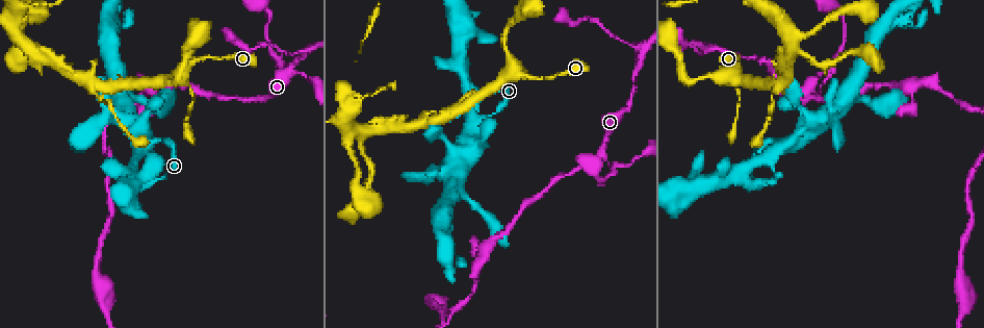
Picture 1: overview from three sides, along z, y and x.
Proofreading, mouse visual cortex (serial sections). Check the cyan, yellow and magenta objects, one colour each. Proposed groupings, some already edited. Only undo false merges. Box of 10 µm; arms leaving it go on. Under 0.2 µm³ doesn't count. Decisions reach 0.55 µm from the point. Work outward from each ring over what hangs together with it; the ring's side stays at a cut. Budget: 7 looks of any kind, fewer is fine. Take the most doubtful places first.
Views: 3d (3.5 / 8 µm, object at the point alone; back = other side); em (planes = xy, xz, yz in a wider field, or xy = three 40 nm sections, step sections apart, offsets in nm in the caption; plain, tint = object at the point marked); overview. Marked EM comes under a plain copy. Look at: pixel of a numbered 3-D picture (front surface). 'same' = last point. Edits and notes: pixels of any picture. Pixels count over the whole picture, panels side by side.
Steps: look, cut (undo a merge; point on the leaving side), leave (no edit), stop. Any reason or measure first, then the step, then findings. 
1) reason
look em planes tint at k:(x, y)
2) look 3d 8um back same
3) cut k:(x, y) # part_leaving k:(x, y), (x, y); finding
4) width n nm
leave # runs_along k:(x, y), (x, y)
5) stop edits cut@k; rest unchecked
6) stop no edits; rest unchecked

three arms meet
look 3d 3.5um at 1:(279, 67)

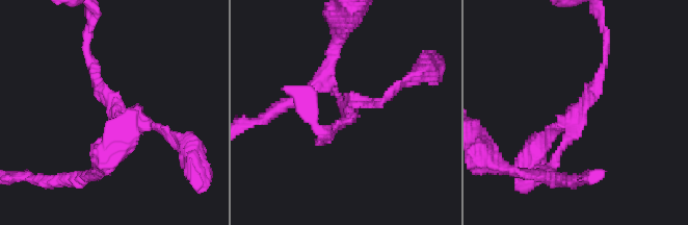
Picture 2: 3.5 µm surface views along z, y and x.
arms 3; arm_widths 150, 150, 150 nm; need the tissue
look em xy step 3 tint at 2:(577, 119)

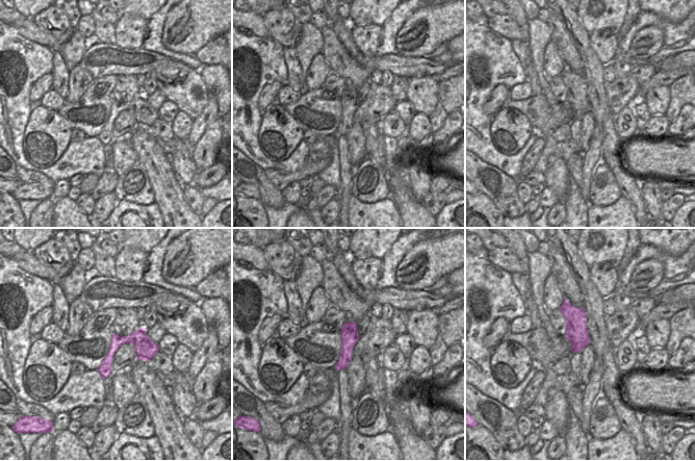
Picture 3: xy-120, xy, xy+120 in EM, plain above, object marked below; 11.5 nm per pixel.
look em xy step 1 tint same

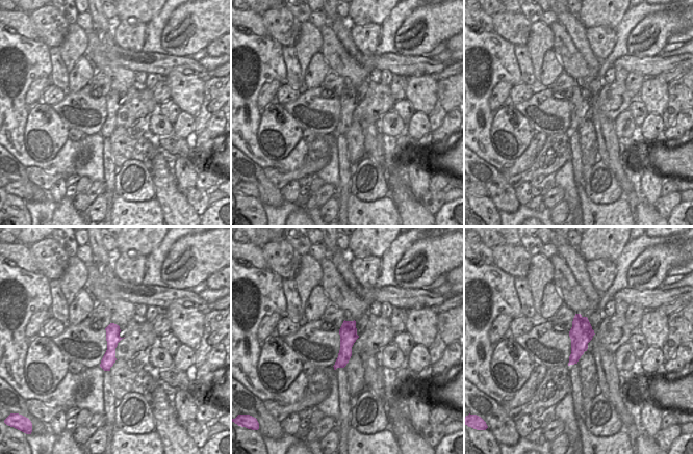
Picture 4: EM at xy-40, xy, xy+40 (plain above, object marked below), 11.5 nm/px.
leave # runs_along 4:(353, 323), (337, 365); all the same cell

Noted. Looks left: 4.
sudden change in width
look 3d 8um at 1:(296, 60)

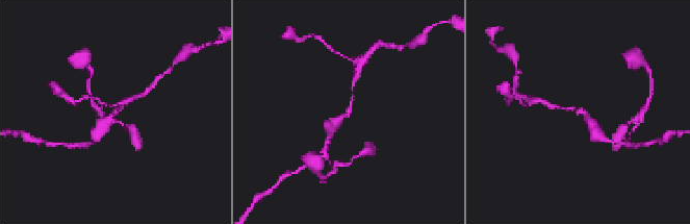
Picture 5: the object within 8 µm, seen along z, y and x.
zoom in
look 3d 3.5um same

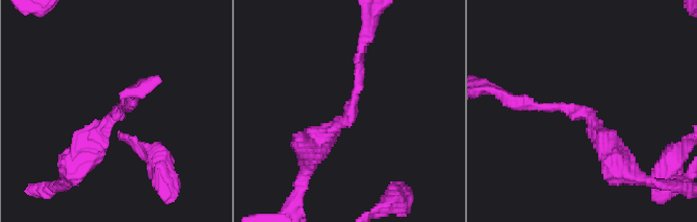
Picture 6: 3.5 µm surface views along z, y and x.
arm_widths 150, 400 nm
leave # runs_along 6:(618, 165), (591, 117), (519, 104); all the same cell

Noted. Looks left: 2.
sharp bend
look 3d 8um at 1:(506, 53)

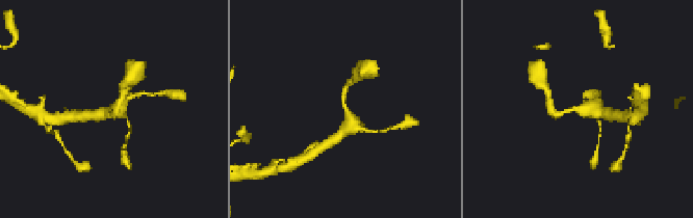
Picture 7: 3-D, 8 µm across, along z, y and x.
arm_widths 200, 250 nm
look em xy step 2 tint same

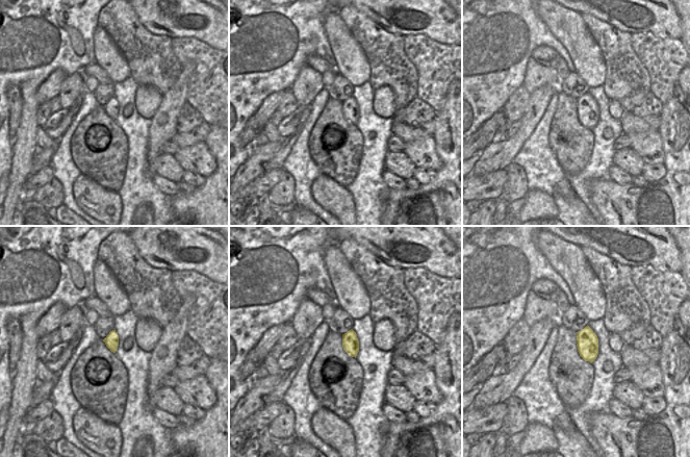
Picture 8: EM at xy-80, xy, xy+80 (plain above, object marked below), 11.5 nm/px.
leave # runs_along 7:(596, 98), (588, 109), (552, 110); continuous, no second cell

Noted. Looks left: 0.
stop no edits; rest unchecked

